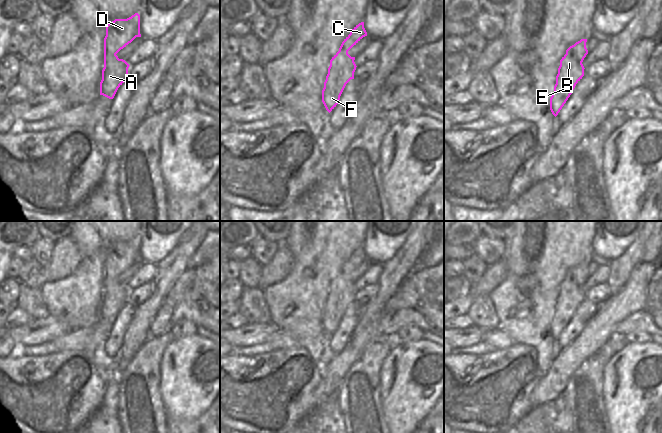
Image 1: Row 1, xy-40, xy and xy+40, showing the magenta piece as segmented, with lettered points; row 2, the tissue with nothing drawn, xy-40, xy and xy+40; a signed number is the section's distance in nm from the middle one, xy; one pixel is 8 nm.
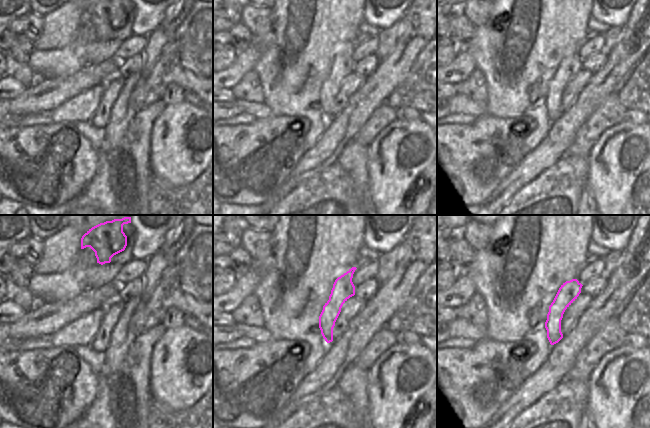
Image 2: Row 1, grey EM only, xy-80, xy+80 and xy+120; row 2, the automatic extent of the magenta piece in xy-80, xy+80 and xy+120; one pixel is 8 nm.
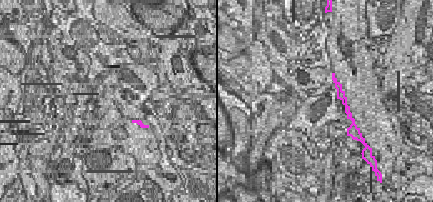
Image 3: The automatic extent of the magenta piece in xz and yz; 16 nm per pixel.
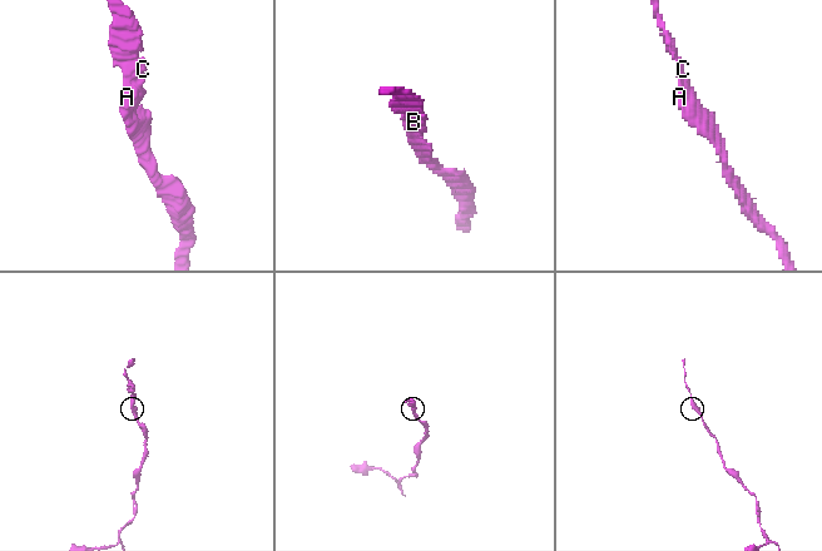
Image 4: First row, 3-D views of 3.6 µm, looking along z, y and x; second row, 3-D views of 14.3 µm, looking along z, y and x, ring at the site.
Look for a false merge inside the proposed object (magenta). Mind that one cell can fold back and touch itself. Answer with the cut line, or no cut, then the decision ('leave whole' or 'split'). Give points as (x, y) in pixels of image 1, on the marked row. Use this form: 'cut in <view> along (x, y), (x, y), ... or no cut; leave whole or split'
no cut; leave whole

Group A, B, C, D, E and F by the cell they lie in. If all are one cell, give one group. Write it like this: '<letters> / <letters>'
A B C D E F

